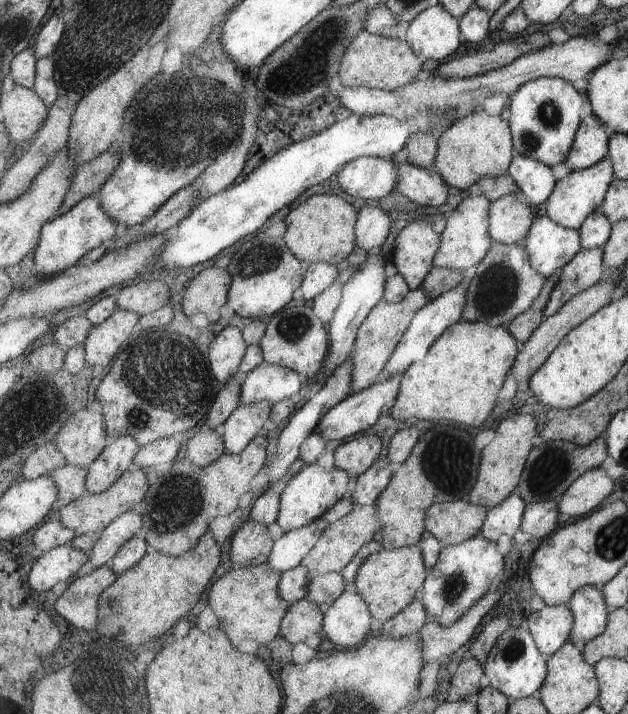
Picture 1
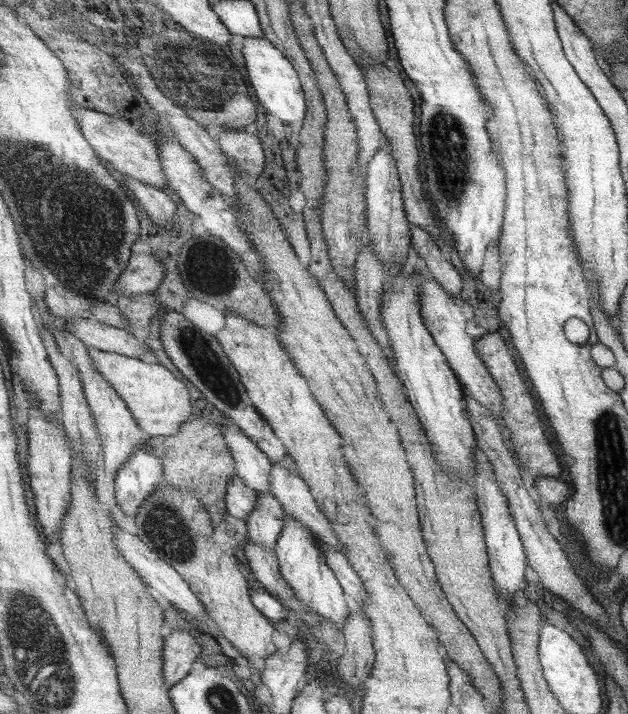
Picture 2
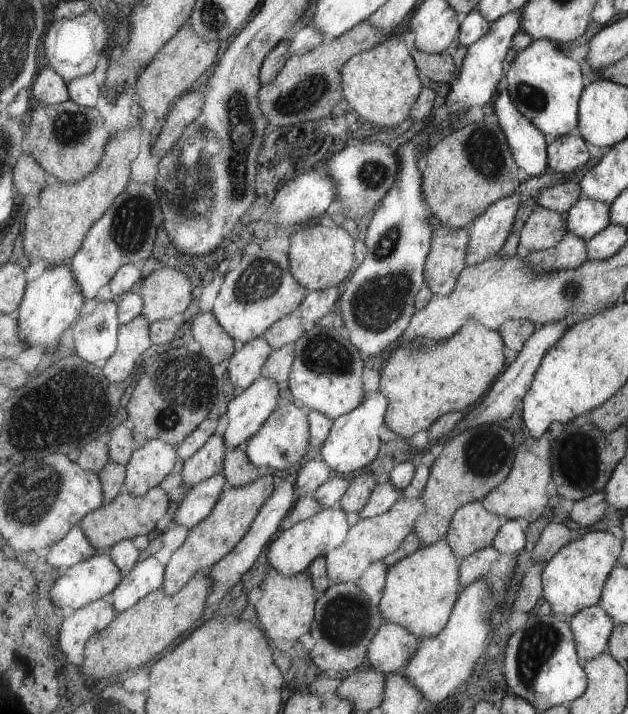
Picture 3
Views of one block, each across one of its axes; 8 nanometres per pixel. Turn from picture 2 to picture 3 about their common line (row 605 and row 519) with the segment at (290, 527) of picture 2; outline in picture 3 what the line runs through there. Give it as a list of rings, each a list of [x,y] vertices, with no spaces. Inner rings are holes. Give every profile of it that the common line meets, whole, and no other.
[[[325,507],[322,511],[288,530],[281,530],[269,545],[266,559],[280,574],[293,577],[309,569],[315,558],[325,557],[327,552],[346,542],[353,518],[343,509]]]

